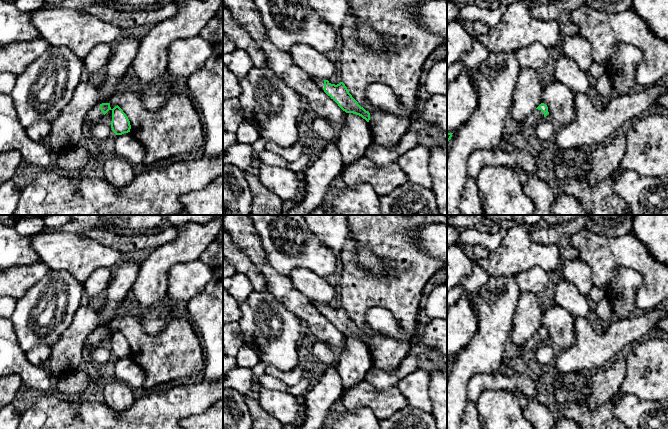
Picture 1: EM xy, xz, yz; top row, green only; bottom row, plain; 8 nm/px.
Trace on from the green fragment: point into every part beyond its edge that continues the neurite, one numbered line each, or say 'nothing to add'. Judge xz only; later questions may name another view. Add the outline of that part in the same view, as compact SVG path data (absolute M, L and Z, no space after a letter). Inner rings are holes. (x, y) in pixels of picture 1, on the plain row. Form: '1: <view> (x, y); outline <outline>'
1: xz (320, 306); outline M311 300L313 306L315 306L322 314L324 312L324 304L315 300Z

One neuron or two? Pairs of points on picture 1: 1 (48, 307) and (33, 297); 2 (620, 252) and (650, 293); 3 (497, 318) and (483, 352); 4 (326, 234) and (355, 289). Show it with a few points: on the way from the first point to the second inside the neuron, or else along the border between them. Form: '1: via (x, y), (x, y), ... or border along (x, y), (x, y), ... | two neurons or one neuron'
1: via (44, 307), (37, 301) | one neuron
2: via (632, 257), (650, 275), (650, 281) | one neuron
3: via (494, 326), (489, 344) | one neuron
4: border along (349, 231), (349, 241), (340, 253) | two neurons

